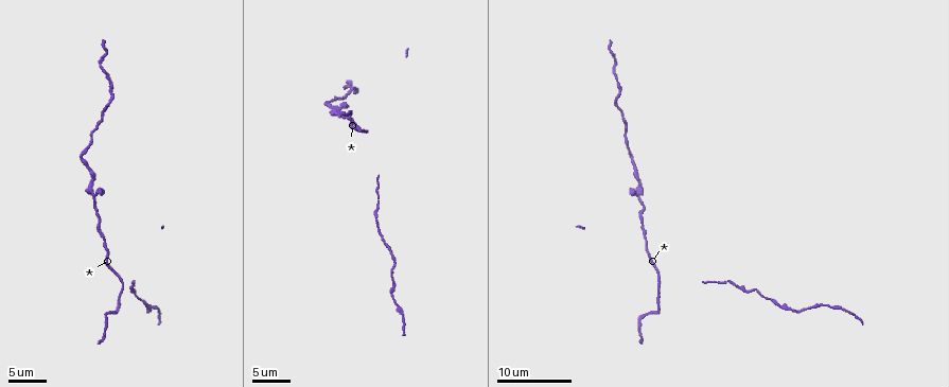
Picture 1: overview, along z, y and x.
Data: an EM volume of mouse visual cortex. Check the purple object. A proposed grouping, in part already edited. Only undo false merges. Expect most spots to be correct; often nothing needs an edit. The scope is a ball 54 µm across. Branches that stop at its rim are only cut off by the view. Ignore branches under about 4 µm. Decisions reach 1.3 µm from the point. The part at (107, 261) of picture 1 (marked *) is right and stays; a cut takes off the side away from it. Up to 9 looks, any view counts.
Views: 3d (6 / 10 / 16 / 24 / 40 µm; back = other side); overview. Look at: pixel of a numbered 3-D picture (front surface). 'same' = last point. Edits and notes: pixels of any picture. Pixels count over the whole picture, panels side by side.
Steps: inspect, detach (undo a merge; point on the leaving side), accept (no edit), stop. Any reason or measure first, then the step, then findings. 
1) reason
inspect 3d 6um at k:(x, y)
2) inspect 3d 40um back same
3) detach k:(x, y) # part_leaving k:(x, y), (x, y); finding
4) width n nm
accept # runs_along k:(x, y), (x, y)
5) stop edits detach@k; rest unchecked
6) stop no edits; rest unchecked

inspect 3d 10um at 1:(124, 283)

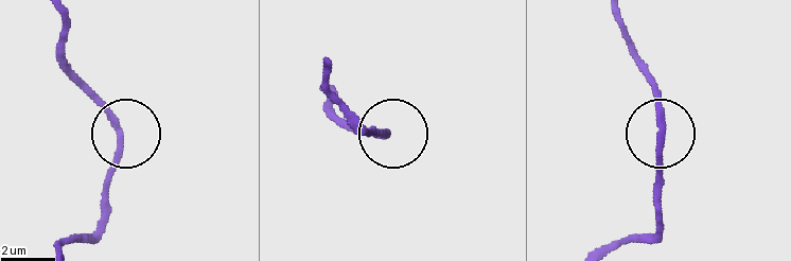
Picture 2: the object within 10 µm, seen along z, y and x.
inspect 3d 10um back at 2:(116, 124)

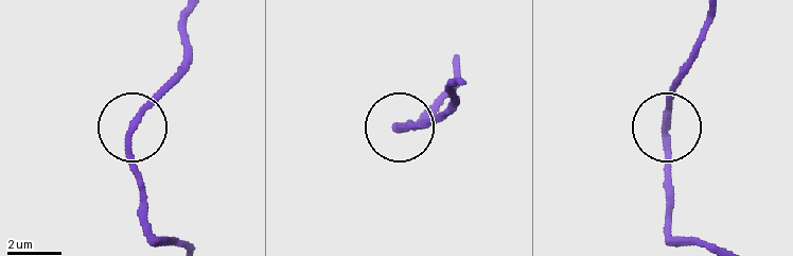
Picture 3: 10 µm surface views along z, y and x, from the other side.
accept # runs_along 3:(688, 56), (668, 109), (668, 217); one cell here

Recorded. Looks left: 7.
three arms meet
inspect 3d 10um at 1:(337, 108)

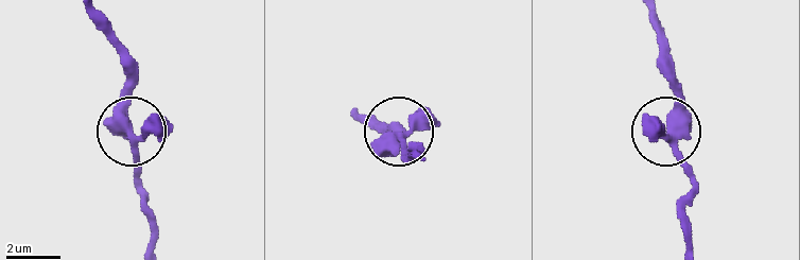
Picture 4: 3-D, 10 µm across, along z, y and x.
inspect 3d 10um back at 4:(401, 135)

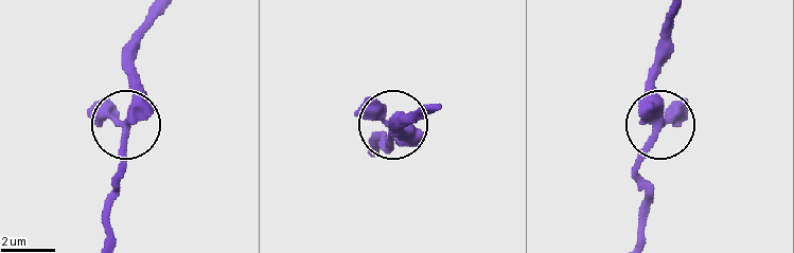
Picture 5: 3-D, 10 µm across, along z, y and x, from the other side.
width 390 nm
accept # continuous, no second cell

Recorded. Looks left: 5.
thin neck
inspect 3d 6um at 1:(825, 305)

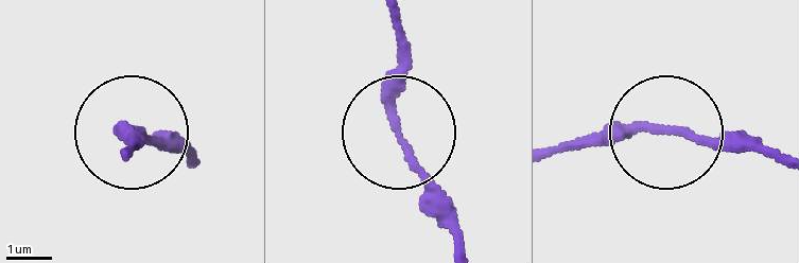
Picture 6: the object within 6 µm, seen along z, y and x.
width 160 nm
accept # runs_along 6:(398, 23), (389, 104), (405, 160), (444, 225); one cell here

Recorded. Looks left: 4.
calibre changes
inspect 3d 6um at 1:(325, 105)

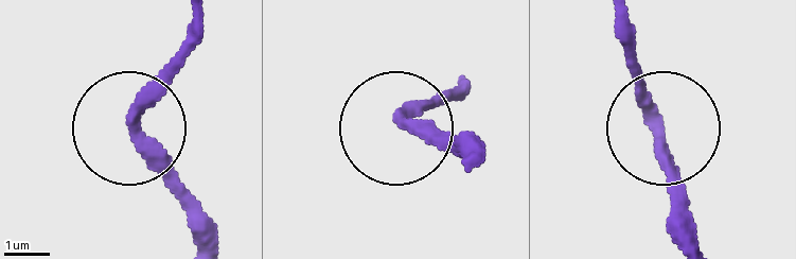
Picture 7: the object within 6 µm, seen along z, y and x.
accept # runs_along 7:(696, 239), (629, 49); all the same cell

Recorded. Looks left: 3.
stop no edits; rest unchecked

